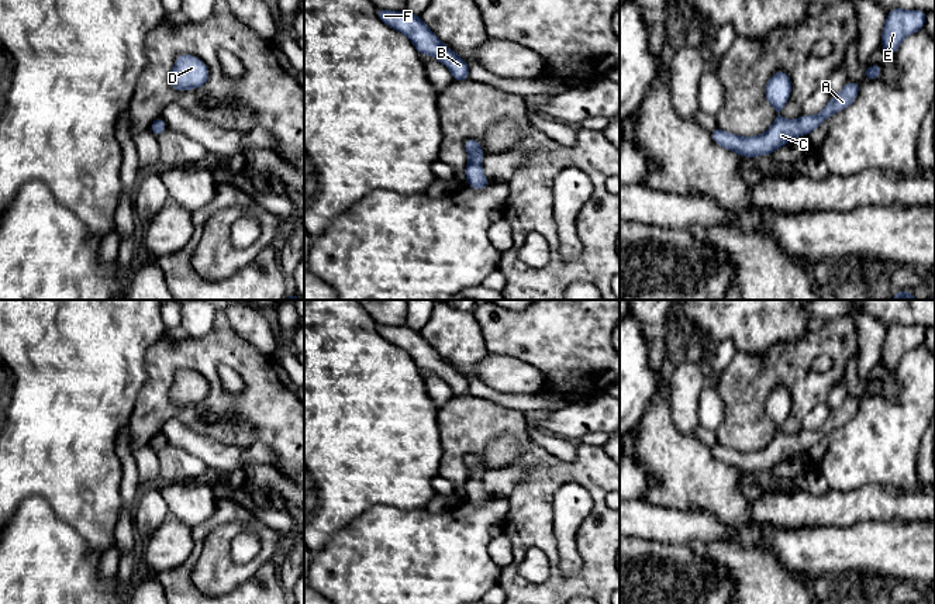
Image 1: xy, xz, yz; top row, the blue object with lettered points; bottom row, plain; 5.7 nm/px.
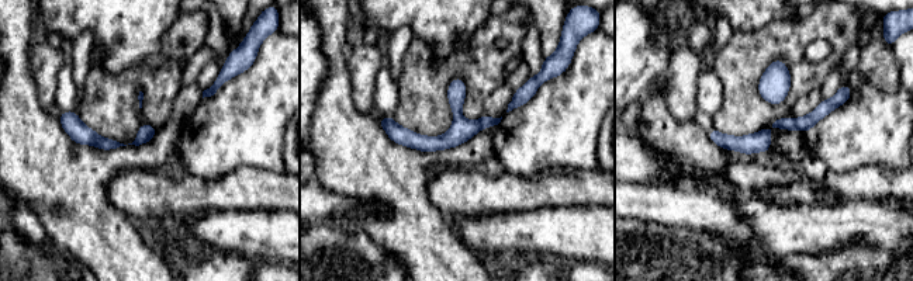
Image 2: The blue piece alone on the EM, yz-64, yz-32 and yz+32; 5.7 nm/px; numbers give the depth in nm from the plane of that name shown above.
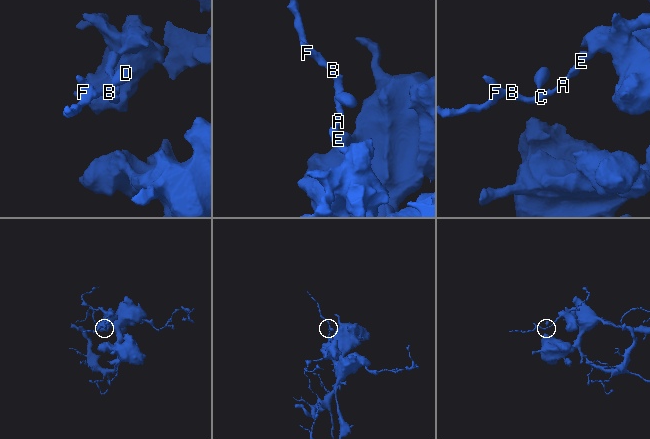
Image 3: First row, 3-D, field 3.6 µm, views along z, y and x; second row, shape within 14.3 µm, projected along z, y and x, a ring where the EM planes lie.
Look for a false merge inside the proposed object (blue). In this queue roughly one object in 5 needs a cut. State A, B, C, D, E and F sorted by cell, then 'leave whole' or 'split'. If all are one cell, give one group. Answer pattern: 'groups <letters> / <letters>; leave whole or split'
groups A B C D E F; leave whole

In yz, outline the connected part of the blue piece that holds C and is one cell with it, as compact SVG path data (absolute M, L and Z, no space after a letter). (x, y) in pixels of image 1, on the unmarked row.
M777 386L766 398L765 411L777 428L772 442L762 451L739 452L720 443L710 446L713 456L743 473L765 472L800 451L810 451L832 429L851 421L859 408L860 400L848 396L845 403L827 418L817 431L800 431L797 435L784 435L779 431L791 408L791 396L784 386Z

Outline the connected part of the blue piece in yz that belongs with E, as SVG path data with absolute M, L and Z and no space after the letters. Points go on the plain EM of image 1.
M890 325L881 348L881 362L884 369L896 370L905 352L924 345L927 328L928 327L924 325Z

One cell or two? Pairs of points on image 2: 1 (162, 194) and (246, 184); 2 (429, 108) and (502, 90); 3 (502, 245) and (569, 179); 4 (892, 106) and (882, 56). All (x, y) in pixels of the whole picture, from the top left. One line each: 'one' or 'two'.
1: one
2: two
3: two
4: two

